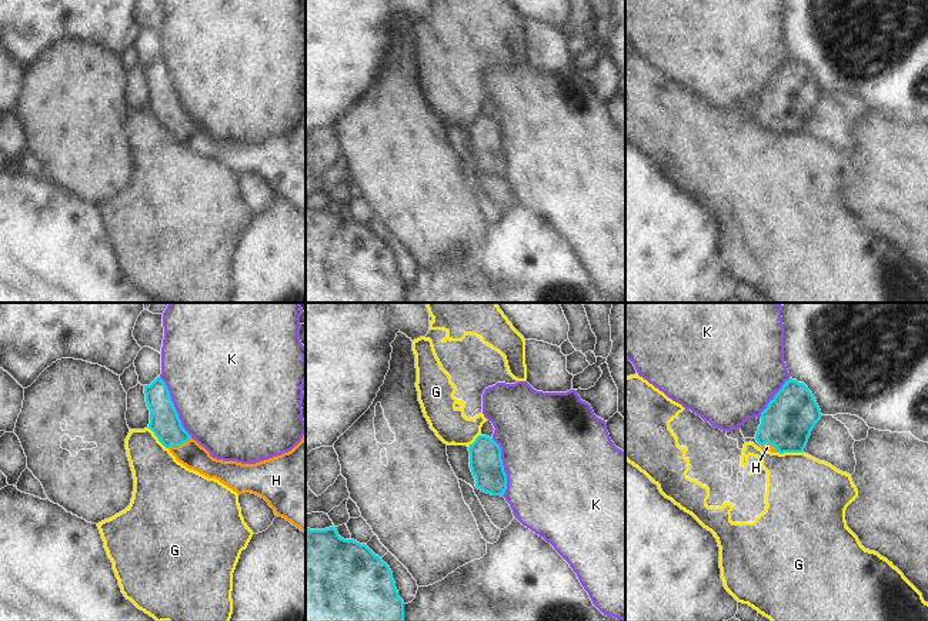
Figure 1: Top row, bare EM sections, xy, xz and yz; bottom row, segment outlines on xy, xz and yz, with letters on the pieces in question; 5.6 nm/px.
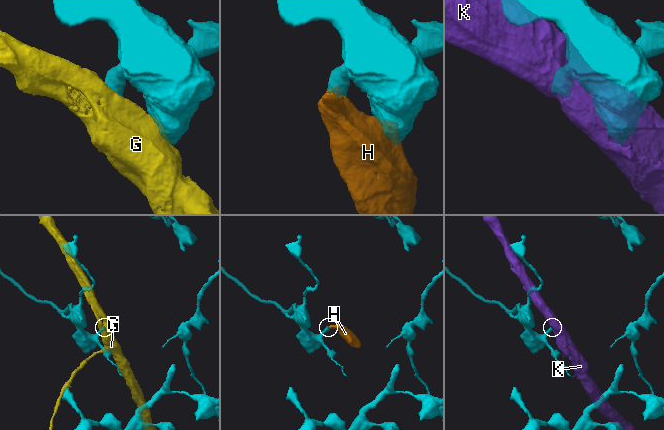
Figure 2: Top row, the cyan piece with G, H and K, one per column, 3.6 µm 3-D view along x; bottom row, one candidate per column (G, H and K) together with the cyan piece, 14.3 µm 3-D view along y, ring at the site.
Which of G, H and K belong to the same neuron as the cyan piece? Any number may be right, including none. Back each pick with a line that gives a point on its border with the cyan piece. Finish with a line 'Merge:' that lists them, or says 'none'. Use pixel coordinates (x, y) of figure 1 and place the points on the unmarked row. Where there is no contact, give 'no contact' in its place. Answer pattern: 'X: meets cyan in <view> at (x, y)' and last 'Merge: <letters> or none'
H: meets cyan in xy at (180, 124)
Merge: H

